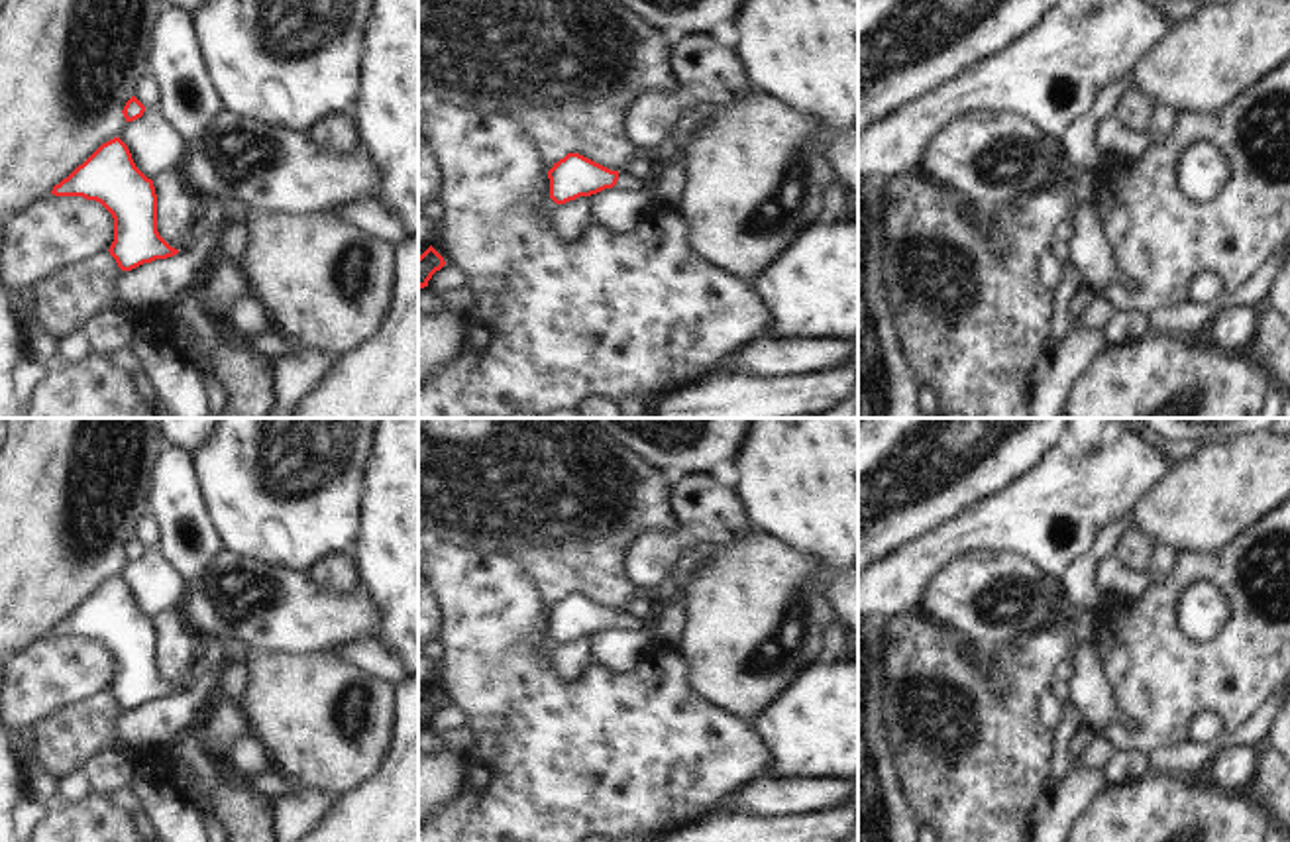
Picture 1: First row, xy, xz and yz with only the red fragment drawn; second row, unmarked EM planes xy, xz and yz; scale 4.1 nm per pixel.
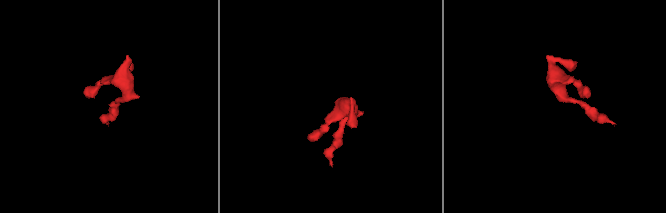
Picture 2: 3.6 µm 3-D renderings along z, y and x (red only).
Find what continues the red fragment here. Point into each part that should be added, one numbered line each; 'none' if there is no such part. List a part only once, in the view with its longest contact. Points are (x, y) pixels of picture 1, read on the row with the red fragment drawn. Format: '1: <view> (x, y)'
1: xz (629, 183)

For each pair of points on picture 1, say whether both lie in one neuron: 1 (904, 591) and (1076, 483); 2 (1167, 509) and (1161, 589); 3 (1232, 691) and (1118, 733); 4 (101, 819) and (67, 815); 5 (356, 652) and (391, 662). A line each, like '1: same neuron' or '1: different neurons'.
1: same neuron
2: different neurons
3: same neuron
4: same neuron
5: same neuron

